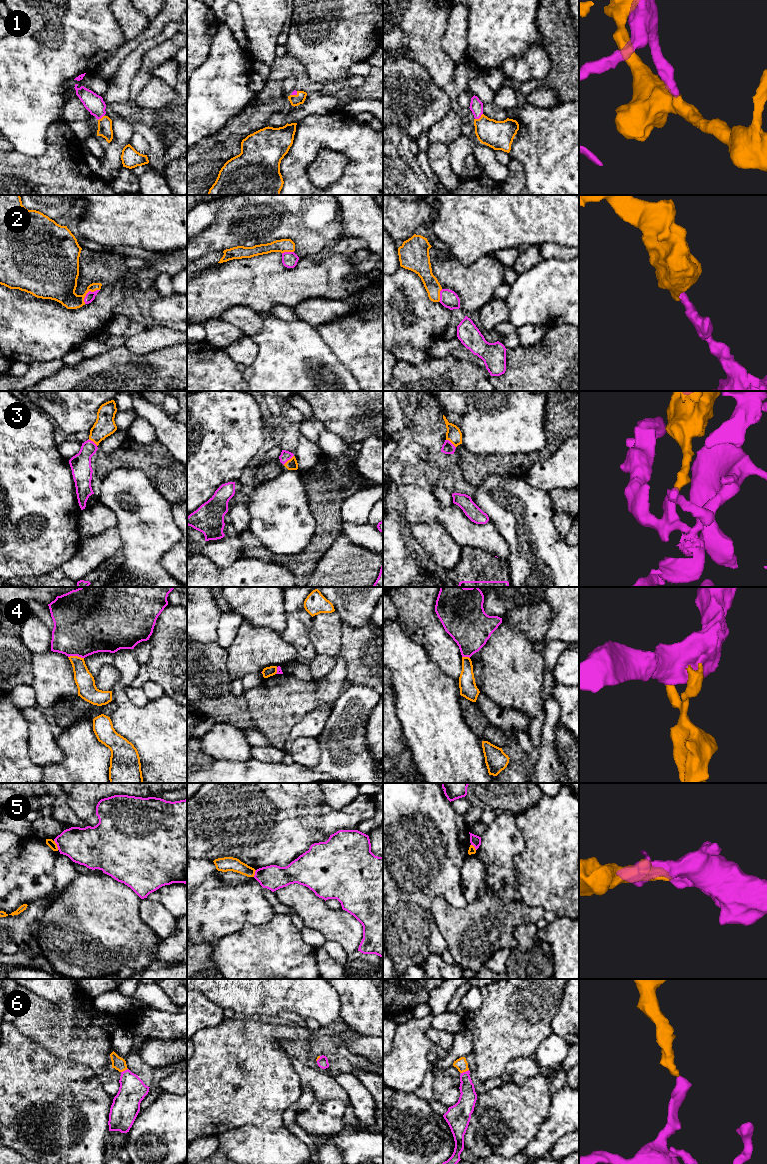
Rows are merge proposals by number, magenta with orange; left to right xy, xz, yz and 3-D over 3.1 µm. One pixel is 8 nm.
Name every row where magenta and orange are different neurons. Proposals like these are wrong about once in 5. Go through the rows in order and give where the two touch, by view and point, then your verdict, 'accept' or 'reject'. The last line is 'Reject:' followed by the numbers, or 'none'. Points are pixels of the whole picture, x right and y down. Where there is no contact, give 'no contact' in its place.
1: contact yz (479, 117); accept
2: contact xy (88, 292); accept
3: contact xz (288, 459); accept
4: contact xy (76, 655); reject
5: contact xy (57, 845); reject
6: contact yz (464, 1072); accept
Reject: 4, 5

